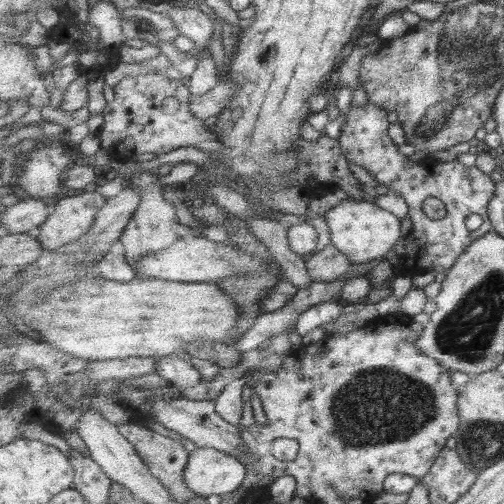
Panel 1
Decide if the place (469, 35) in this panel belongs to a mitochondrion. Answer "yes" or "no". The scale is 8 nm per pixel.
yes

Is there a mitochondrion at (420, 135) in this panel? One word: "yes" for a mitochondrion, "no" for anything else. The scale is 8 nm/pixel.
yes

